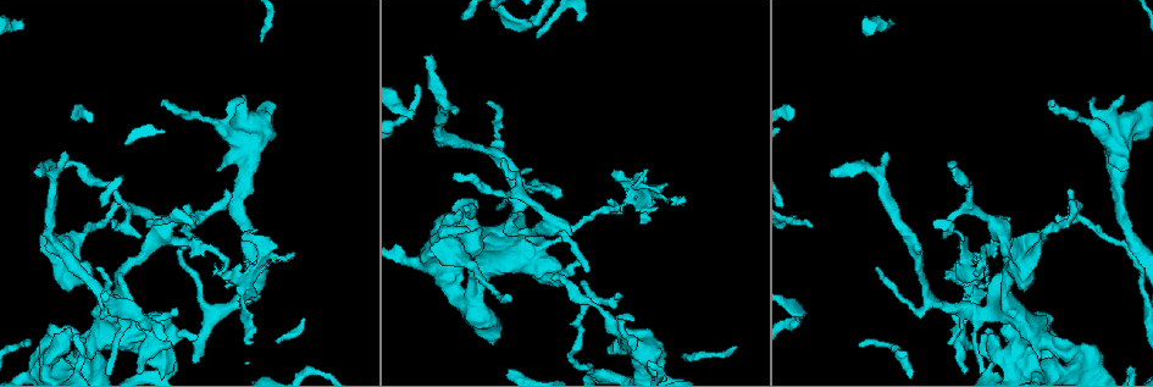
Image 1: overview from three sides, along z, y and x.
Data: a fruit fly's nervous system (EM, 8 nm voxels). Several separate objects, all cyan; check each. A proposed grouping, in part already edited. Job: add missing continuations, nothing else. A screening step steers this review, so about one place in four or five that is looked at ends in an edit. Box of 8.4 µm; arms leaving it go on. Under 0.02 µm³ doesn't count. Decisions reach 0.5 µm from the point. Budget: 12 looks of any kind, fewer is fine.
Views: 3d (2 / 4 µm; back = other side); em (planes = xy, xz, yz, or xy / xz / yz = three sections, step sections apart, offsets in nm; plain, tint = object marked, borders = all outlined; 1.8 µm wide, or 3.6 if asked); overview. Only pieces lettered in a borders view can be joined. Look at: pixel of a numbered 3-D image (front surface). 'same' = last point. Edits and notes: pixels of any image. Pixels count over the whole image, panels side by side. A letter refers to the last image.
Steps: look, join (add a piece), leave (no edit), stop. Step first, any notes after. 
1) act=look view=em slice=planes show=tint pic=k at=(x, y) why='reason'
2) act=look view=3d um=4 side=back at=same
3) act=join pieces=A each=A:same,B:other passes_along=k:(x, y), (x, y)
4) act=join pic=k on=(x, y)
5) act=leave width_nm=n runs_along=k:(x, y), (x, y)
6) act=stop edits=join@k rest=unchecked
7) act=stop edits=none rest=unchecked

act=look view=3d um=4 pic=1 at=(1001, 311)

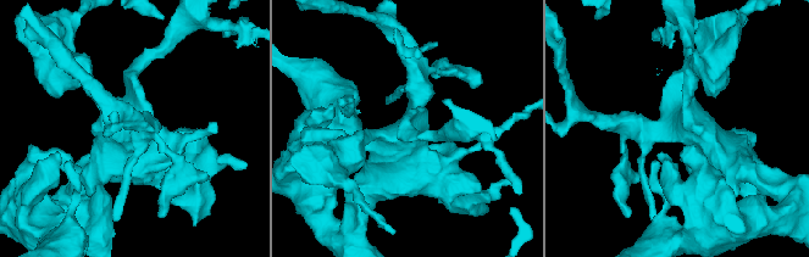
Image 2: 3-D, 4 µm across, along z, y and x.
act=look view=em um=3.6 slice=planes show=borders pic=2 at=(683, 127) why='now the EM'

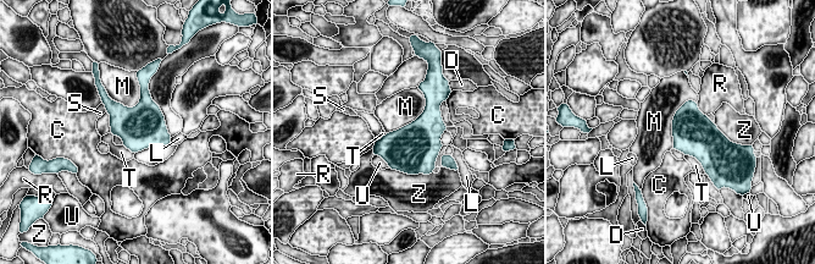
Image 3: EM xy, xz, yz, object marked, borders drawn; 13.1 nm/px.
act=leave longest_contact=M:700nm each=C:other,D:other,L:other,M:other,R:other,S:other,T:other,U:other,Z:other border=3:(692, 99), (674, 116), (671, 148) found='no lettered piece goes on from it'

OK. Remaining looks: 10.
act=look view=em slice=planes show=borders pic=1 at=(620, 213) why='sharp bend'

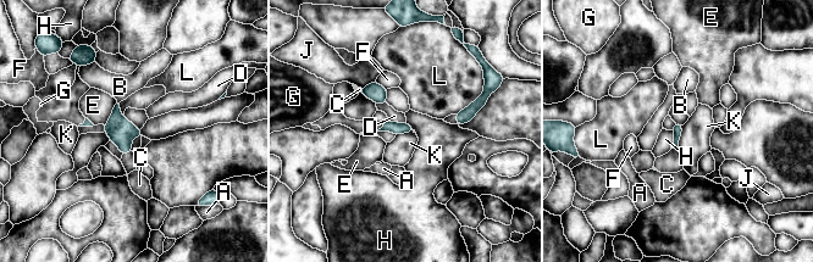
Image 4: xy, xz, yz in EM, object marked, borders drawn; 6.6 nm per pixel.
act=leave width_nm=60 each=A:other,B:other,C:other,D:other,E:other,F:other,G:other,H:other,J:other,K:other,L:other border=4:(682, 126), (678, 149) found='none of them fits'

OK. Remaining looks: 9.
act=look view=em slice=planes show=borders pic=1 at=(1054, 218) why='thin end'

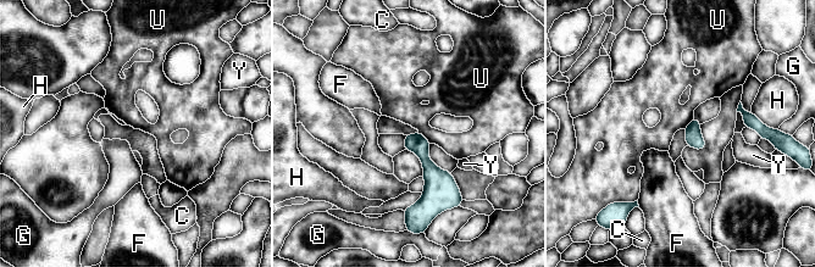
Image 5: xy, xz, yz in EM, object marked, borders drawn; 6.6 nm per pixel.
act=leave longest_contact=H:150nm each=C:other,F:other,G:other,H:other,U:other,Y:other found='no lettered piece goes on from it'

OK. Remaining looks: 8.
act=look view=3d um=2 pic=1 at=(216, 168) why='branch stops here'

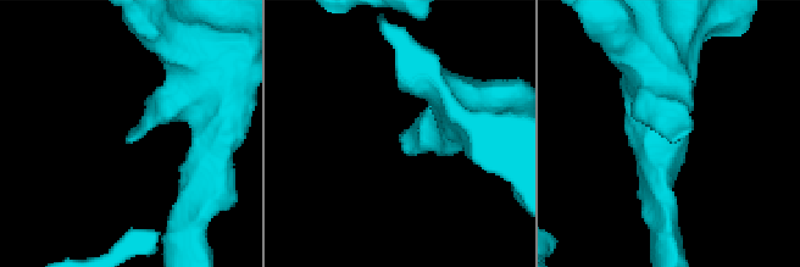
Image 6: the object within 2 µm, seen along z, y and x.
act=look view=em slice=xy step=8 show=borders pic=6 at=(671, 136) why='now the EM'

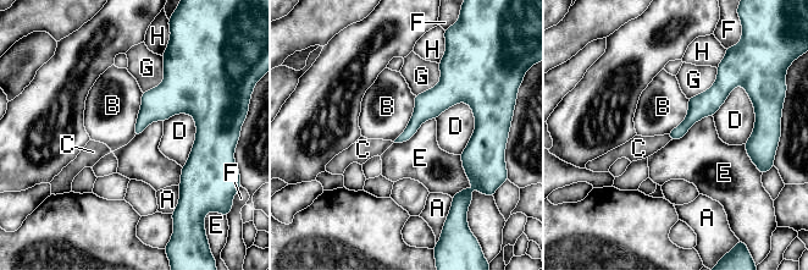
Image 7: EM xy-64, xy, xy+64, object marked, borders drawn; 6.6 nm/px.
act=leave each=A:other,B:other,C:other,D:other,E:other,F:other,G:other,H:other runs_along=7:(480, 128), (465, 97), (442, 97), (402, 138) found='no lettered piece goes on from it'

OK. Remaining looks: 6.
act=look view=em slice=yz step=8 show=borders pic=1 at=(195, 340) why='an open end'

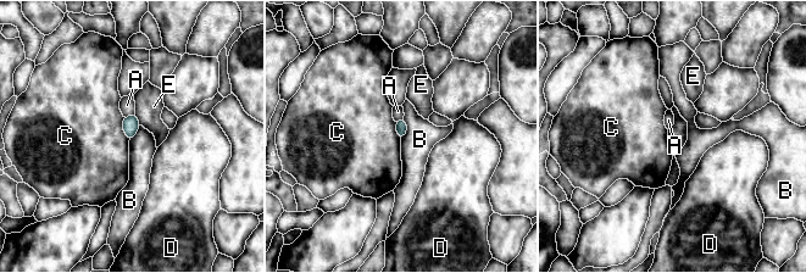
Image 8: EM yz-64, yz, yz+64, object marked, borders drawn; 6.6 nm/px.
act=look view=em slice=planes show=borders at=same why='another direction'

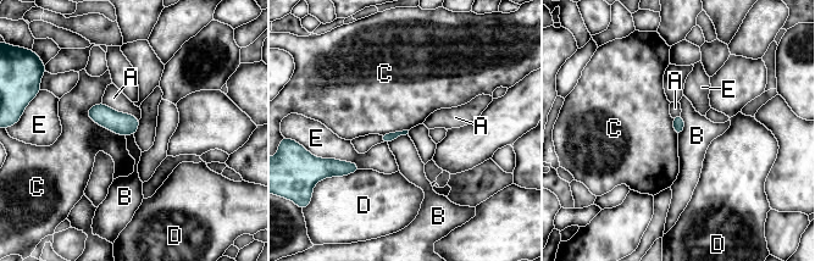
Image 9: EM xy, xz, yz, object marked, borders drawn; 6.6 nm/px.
act=leave each=A:other,B:other,C:other,D:other,E:other border=9:(680, 115), (683, 129), (677, 134) found='none of them fits'

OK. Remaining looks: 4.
act=stop edits=none rest=unchecked

